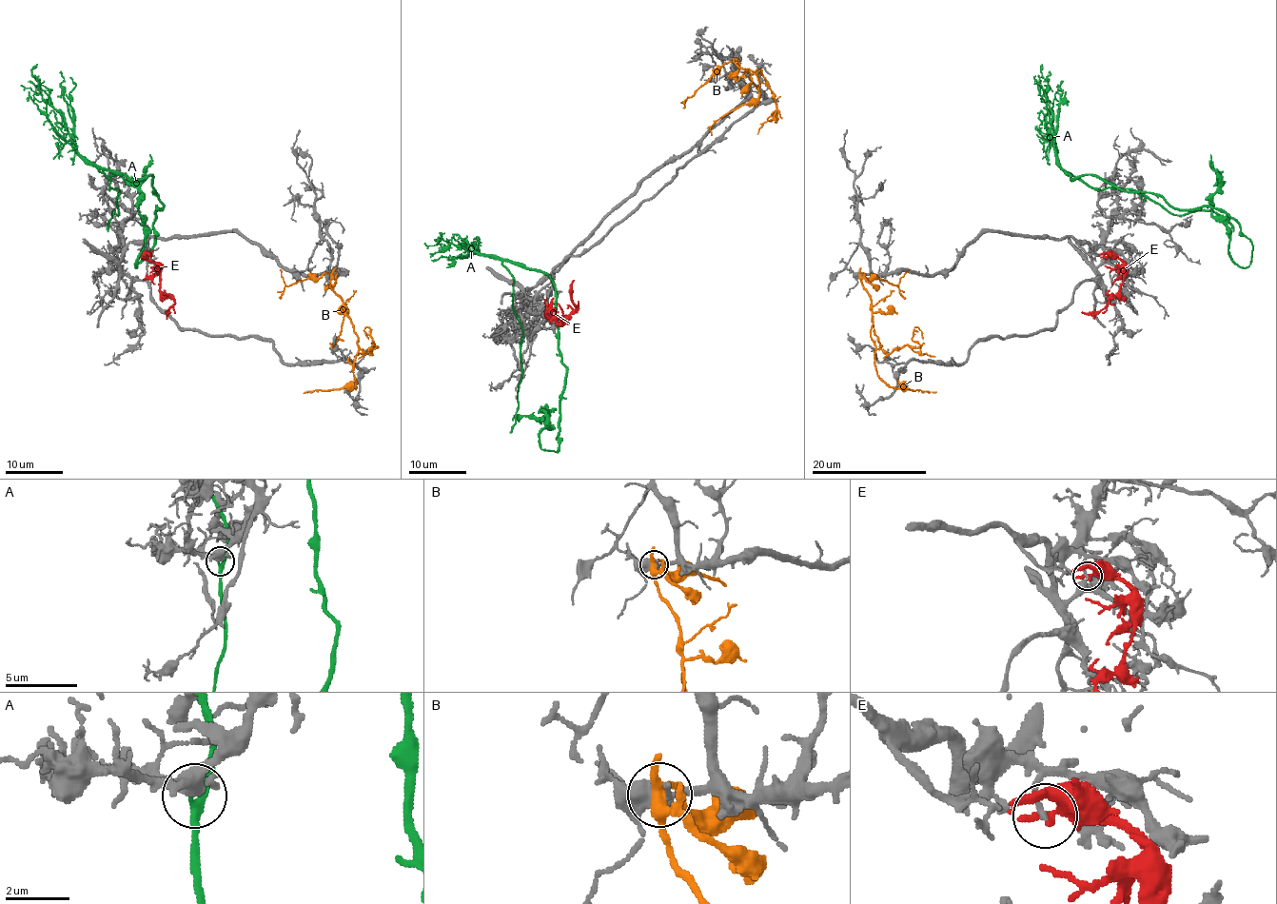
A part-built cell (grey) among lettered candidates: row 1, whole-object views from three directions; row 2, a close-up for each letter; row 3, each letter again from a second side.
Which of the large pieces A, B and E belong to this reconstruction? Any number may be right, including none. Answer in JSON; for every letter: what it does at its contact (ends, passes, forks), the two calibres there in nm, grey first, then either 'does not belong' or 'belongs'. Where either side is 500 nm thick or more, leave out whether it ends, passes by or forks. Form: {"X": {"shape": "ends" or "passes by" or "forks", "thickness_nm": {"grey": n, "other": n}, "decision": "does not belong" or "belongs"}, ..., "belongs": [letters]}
{"A": {"shape": "passes by", "thickness_nm": {"grey": 400, "other": 150}, "decision": "does not belong"}, "B": {"shape": "forks", "thickness_nm": {"grey": 440, "other": 320}, "decision": "does not belong"}, "E": {"shape": "ends", "thickness_nm": {"grey": 150, "other": 460}, "decision": "does not belong"}, "belongs": []}

